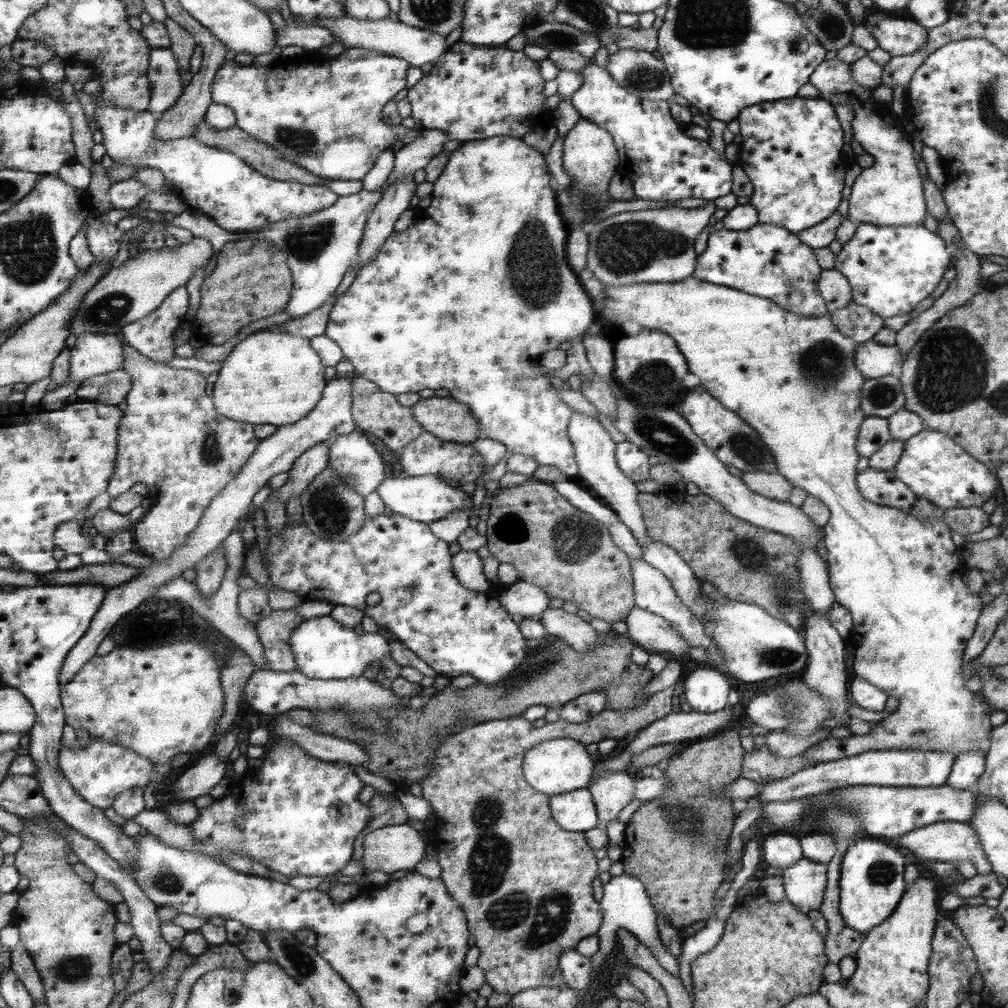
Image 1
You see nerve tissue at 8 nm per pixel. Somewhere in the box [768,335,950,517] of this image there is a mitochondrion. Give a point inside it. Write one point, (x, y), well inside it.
(882, 395)

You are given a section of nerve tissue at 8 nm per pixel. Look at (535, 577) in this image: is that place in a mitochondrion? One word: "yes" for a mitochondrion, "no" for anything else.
no

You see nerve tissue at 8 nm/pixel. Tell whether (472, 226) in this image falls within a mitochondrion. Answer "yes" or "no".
no

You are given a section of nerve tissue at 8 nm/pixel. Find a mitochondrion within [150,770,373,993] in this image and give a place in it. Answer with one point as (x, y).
(301, 960)

